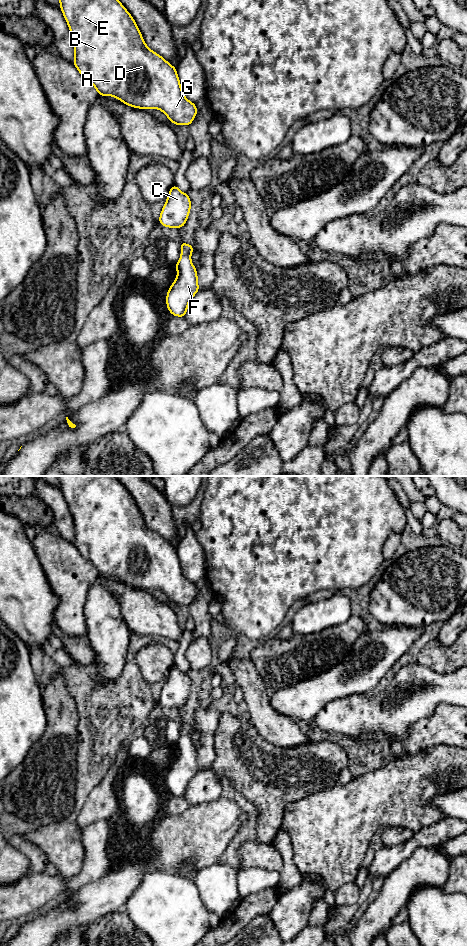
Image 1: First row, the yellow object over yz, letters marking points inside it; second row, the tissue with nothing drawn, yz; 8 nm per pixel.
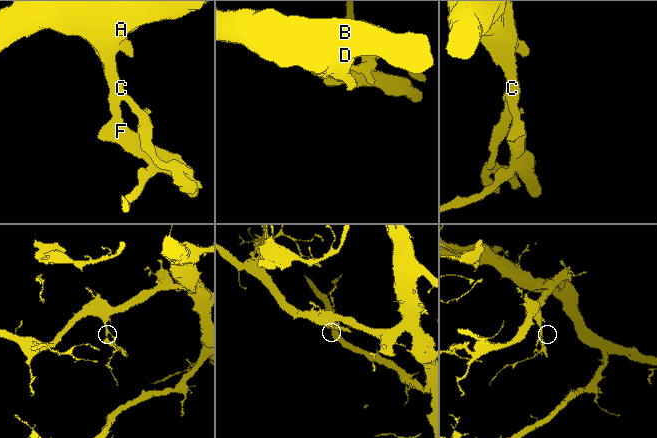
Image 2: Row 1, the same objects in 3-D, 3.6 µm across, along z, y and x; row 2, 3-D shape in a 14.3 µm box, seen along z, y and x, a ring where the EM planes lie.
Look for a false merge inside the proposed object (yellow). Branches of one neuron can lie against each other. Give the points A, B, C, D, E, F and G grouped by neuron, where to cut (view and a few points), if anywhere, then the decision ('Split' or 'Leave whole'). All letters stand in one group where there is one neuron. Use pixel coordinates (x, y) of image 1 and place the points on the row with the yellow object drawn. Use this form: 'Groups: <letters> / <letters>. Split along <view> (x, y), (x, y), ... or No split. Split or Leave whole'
Groups: A B C D E F G. No split. Leave whole

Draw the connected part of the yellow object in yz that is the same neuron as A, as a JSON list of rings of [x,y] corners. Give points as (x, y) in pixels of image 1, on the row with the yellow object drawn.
[[[59,0],[59,2],[73,38],[73,65],[84,79],[92,83],[100,96],[113,96],[136,109],[158,109],[174,125],[191,125],[198,110],[195,103],[184,95],[176,67],[147,46],[134,18],[119,0]]]

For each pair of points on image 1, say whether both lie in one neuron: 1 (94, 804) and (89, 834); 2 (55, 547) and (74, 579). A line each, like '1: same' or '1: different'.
1: different
2: same

